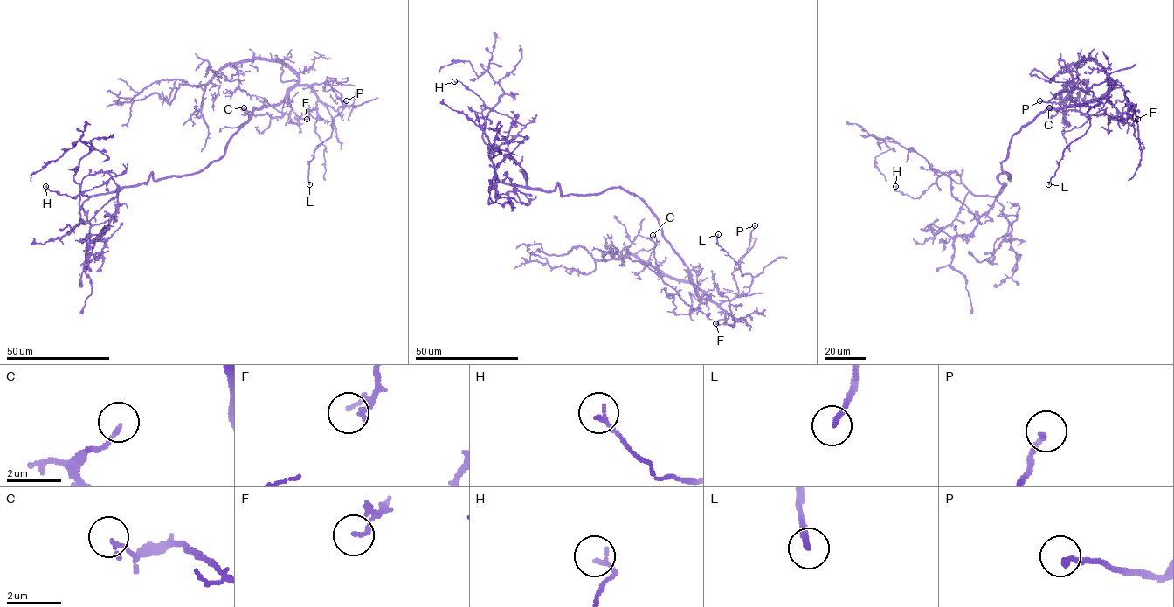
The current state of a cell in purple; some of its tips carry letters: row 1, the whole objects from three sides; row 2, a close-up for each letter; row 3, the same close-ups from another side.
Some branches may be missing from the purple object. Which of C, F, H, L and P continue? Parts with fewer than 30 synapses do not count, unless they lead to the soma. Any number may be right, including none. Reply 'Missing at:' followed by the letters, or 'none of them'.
Missing at: L

